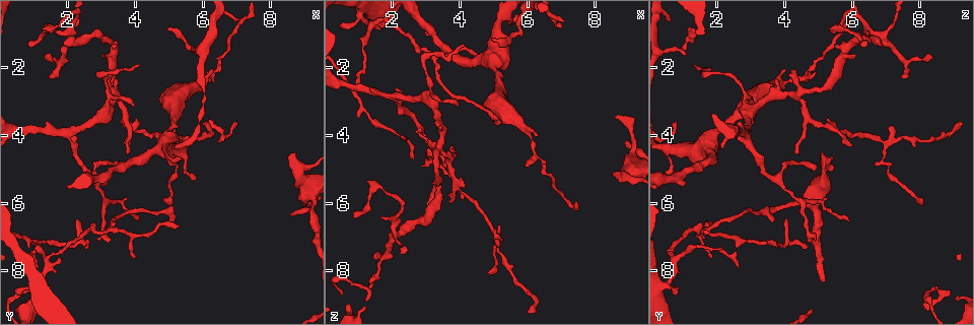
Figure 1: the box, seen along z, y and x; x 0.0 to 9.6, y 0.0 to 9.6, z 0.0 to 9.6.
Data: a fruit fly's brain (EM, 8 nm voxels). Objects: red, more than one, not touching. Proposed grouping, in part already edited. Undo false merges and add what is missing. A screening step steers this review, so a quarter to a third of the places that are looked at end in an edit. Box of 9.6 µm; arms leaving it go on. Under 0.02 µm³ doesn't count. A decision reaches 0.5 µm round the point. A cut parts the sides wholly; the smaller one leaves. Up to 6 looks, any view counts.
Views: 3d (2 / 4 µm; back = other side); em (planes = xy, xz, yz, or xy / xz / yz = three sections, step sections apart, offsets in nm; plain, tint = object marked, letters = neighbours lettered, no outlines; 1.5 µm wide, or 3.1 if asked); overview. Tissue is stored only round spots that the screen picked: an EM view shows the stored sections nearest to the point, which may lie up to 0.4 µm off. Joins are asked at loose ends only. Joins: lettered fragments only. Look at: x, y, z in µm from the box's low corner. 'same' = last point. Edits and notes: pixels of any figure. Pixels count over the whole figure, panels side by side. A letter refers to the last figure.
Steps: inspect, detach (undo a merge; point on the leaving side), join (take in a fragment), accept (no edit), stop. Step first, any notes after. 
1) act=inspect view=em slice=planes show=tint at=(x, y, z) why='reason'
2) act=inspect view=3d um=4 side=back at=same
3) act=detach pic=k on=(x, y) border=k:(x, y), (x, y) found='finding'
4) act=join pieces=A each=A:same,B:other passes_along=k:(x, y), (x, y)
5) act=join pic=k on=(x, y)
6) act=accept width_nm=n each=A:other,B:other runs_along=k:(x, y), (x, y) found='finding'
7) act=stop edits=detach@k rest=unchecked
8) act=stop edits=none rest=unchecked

act=inspect view=3d um=4 at=(3.00, 1.55, 6.05)

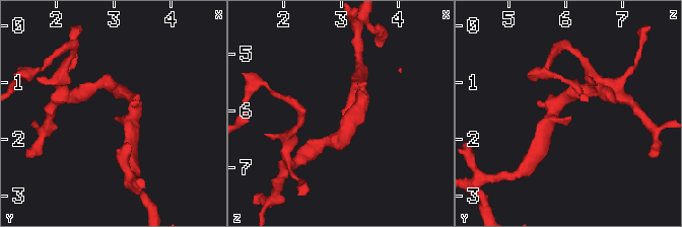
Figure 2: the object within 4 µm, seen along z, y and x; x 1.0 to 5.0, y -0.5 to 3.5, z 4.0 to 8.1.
act=inspect view=em slice=planes show=letters at=(3.05, 1.60, 6.10) why='now the EM'

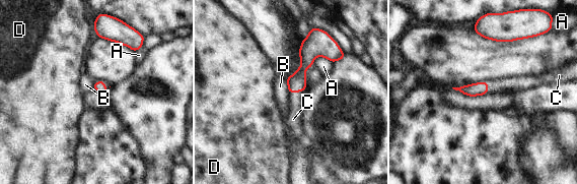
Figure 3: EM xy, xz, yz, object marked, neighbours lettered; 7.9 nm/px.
act=join pieces=C each=A:other,B:other,C:same,D:other passes_along=3:(296, 82), (295, 92), (293, 119) found='the neuron continues'

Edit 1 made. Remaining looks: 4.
act=inspect view=3d um=4 at=(5.95, 2.25, 4.95) why='free end'

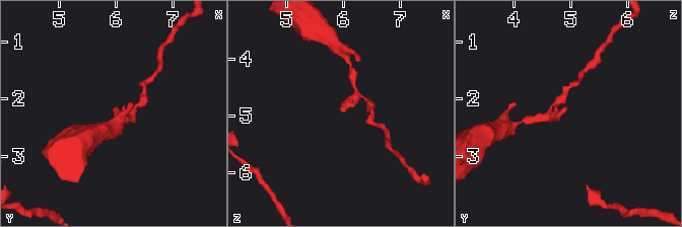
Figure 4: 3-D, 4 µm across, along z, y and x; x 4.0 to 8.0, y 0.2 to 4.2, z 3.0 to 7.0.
act=inspect view=em slice=planes show=letters at=(5.95, 2.20, 4.90)

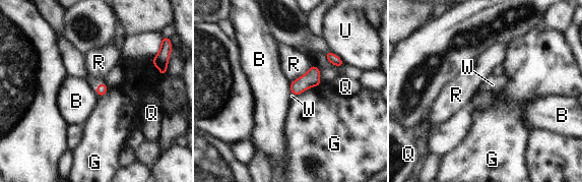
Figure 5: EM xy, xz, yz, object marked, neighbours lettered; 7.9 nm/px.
act=join pieces=W width_nm=90 each=B:other,G:other,Q:other,R:other,U:other,W:same passes_along=5:(102, 88), (95, 88), (92, 82) found='the neuron continues'

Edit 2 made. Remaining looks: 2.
act=inspect view=overview

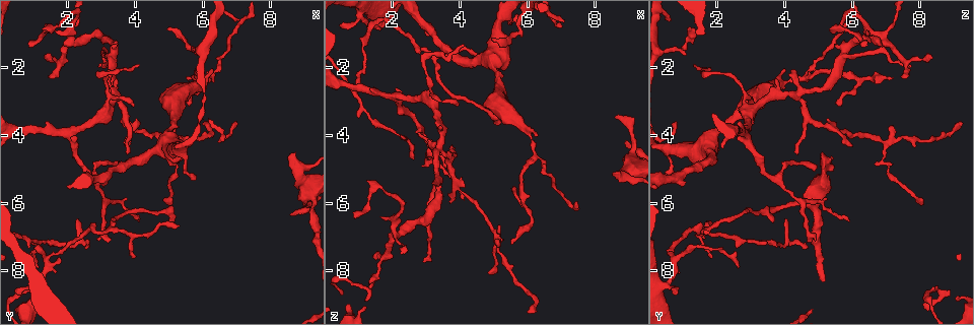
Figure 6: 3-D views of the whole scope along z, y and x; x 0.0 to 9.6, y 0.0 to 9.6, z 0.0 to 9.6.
act=inspect view=em slice=planes show=letters at=(0.85, 1.35, 6.45) why='long arm stops here'

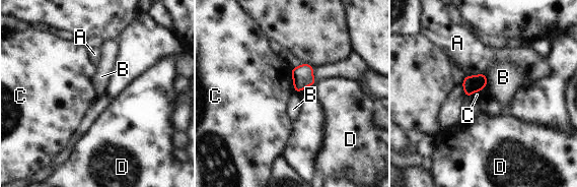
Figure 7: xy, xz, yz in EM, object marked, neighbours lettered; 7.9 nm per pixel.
act=accept width_nm=130 each=A:other,B:other,C:other,D:other border=7:(291, 68), (292, 83), (295, 90) found='none of them fits'

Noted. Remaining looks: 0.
act=stop edits=join@3,join@5 rest=unchecked

